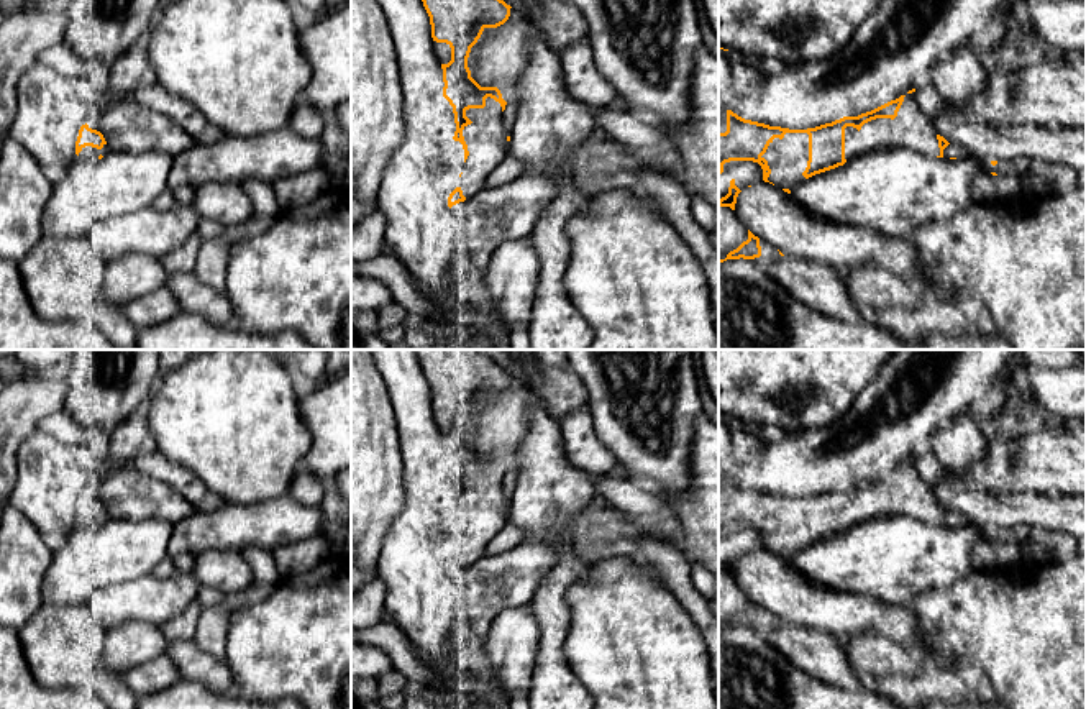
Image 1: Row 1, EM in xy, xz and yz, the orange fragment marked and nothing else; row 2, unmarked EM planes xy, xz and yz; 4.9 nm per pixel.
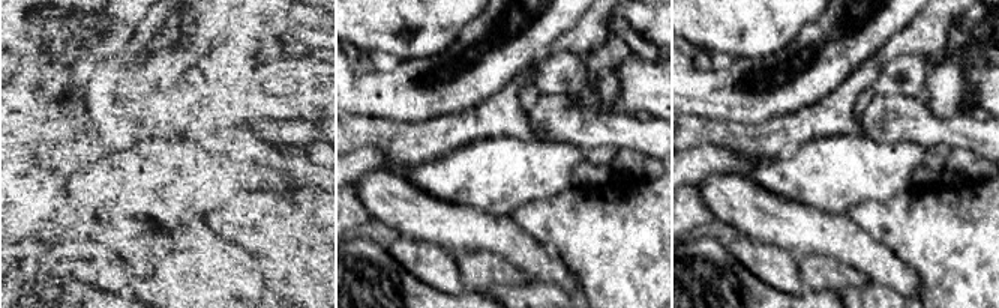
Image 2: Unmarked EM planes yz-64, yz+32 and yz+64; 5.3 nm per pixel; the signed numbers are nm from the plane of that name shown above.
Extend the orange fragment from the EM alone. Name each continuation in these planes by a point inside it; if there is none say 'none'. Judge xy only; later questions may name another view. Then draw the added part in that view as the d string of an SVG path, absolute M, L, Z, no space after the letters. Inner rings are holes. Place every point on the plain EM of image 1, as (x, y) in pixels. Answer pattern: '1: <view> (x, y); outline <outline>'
1: xy (87, 521); outline M103 512L102 517L97 517L97 515L92 515L92 514L85 514L85 515L82 515L82 519L79 520L77 527L79 527L79 528L97 528L100 522L105 524L108 519L110 519L110 517L108 517L107 512Z

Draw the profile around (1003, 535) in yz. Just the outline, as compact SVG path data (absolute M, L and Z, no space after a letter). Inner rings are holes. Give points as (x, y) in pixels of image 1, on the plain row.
M1017 527L1017 528L997 528L994 540L997 542L997 545L1004 545L1004 543L1020 545L1024 538L1025 538L1025 530Z

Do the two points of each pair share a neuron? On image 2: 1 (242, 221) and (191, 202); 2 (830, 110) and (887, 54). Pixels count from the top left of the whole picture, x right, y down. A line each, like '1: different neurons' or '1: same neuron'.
1: different neurons
2: same neuron

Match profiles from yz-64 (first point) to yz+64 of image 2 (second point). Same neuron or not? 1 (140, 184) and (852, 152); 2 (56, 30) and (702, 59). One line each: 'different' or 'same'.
1: same
2: different

